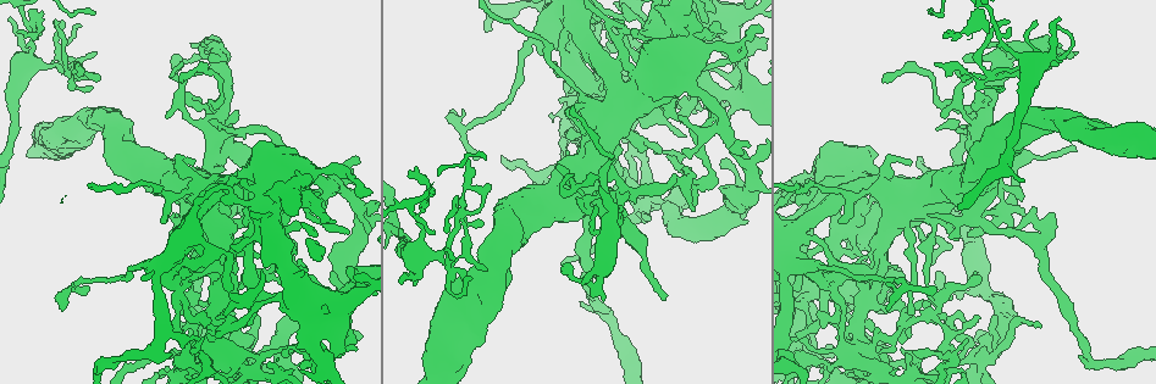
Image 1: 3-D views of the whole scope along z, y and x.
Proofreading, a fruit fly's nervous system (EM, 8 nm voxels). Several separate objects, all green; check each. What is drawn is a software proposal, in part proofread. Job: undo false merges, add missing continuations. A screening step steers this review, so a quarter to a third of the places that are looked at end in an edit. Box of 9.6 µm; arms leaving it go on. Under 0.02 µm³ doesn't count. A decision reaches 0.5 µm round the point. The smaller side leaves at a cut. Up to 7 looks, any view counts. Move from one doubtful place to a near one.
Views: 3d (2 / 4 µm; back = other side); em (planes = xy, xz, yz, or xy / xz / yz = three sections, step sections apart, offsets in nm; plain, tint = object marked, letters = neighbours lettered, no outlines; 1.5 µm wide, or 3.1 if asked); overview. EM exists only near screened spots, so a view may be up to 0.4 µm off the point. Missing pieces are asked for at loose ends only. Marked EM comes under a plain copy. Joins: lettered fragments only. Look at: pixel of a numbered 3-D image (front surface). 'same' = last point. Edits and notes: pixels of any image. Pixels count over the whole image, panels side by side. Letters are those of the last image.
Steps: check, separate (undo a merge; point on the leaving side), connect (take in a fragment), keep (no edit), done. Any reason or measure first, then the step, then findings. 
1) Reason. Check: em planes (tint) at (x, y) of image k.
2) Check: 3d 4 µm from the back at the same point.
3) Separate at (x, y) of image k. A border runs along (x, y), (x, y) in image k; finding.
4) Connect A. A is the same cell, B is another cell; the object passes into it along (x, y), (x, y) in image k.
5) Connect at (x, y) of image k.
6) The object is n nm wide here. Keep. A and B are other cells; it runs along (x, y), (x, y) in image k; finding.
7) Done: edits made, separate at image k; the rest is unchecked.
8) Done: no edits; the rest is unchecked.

Abrupt turn. Check: 3d 4 µm at (76, 285) of image 1.

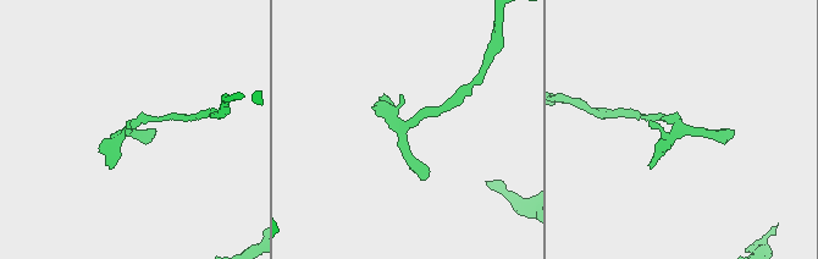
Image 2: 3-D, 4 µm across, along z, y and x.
Check: em xz step 8 (tint) at (680, 126) of image 2.

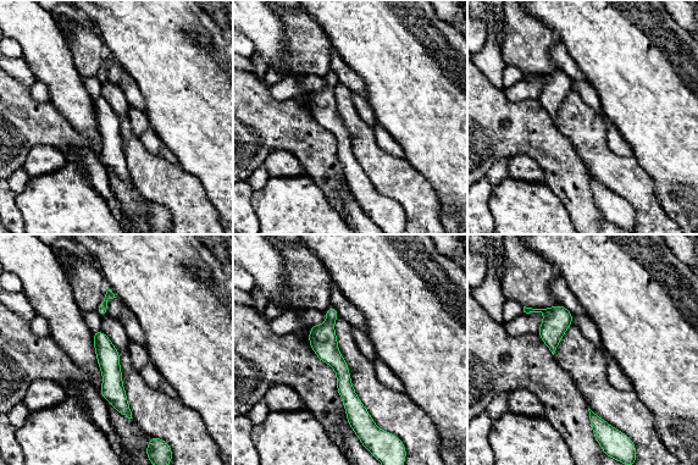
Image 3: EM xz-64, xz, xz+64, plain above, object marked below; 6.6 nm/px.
Cut it another way. Check: em planes (letters) at the same point.

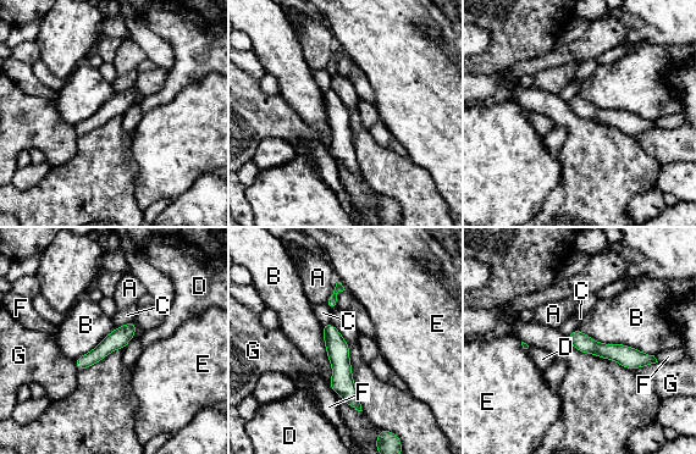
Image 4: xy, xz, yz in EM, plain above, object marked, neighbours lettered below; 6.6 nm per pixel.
Keep. A, B, C, D, E, F and G are other cells; a border runs along (578, 328), (598, 342), (653, 355) in image 4; all the same cell.

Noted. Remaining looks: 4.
Sharp bend. Check: 3d 4 µm at (598, 117) of image 1.

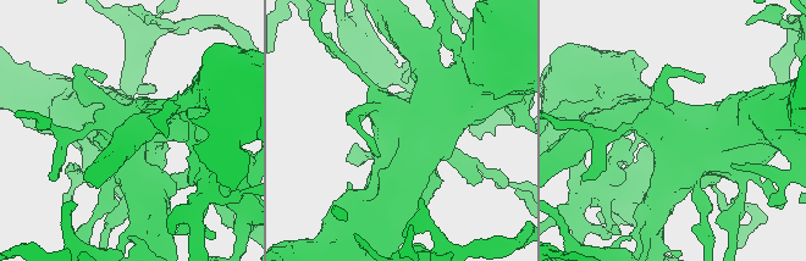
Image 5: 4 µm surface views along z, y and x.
Check: em planes (tint) at (671, 129) of image 5.

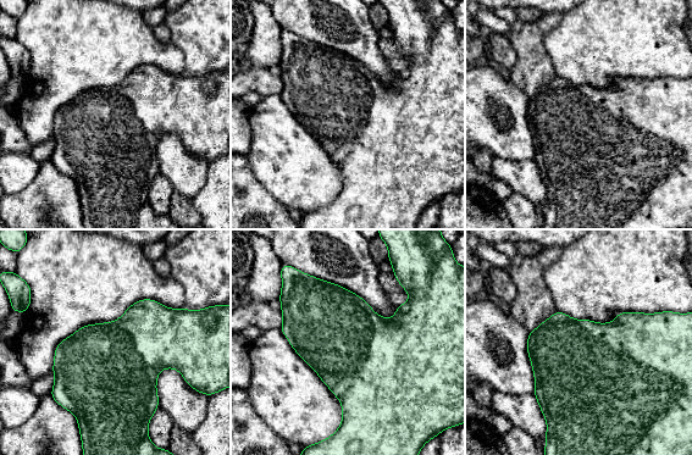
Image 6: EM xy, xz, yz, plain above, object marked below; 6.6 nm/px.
See the neighbours. Check: em planes (letters) at the same point.

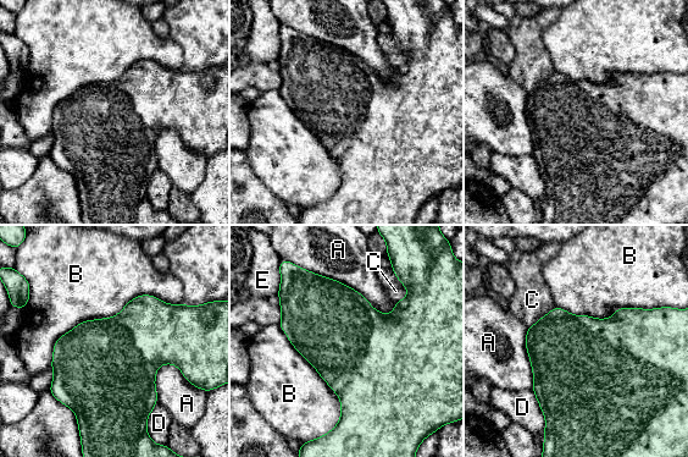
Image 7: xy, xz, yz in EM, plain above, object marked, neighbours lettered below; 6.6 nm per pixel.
Keep. A, B, C, D and E are other cells; a border runs along (148, 293), (62, 334), (50, 367) in image 7; continuous, no second cell.

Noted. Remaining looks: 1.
Branch stops here. Check: em planes (letters) at (94, 76) of image 1.

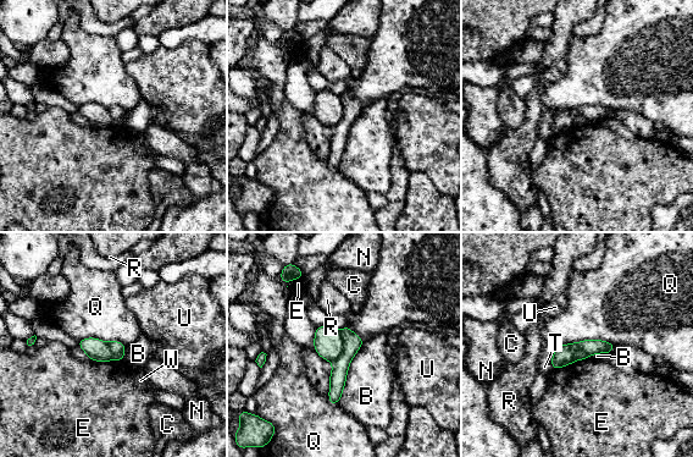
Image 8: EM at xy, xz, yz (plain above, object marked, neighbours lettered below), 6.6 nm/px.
The longest contact is with B, 420 nm. Separate at (327, 342) of image 8. B, C, E, N, Q, R, T, U and W are other cells; a border runs along (341, 331), (343, 350), (332, 362) in image 8; a second cell is stuck on.

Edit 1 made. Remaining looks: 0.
Done: edits made, separate at image 8; the rest is unchecked.

